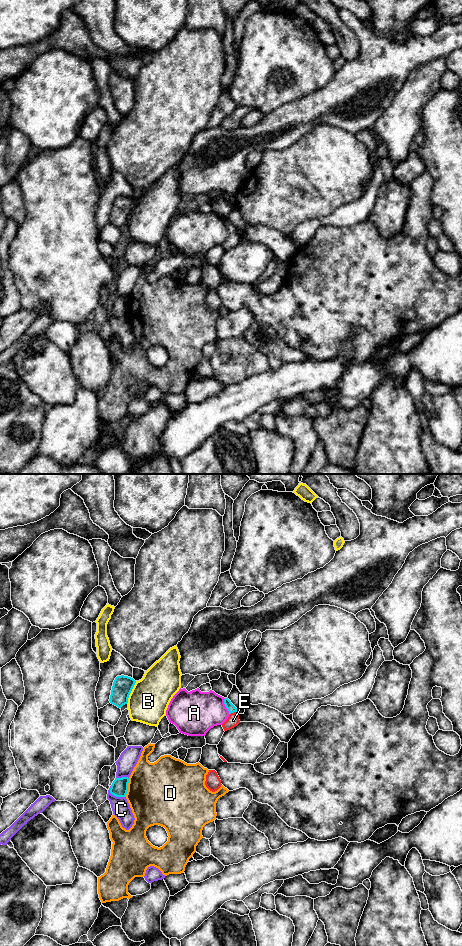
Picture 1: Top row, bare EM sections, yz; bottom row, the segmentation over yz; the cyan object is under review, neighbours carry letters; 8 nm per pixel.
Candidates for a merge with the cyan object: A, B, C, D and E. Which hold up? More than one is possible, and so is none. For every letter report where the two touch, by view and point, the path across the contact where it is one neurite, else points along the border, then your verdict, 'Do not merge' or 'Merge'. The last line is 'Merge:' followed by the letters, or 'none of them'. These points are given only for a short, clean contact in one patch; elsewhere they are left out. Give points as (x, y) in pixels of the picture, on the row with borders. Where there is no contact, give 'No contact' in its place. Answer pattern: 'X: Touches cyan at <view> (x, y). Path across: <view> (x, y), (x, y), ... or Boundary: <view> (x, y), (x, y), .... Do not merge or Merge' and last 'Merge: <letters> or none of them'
A: Touches cyan at yz (226, 706). Do not merge
B: Touches cyan at yz (130, 692). Do not merge
C: Touches cyan at yz (114, 795). Do not merge
D: Touches cyan at yz (127, 787). Boundary: yz (129, 778), (127, 793), (124, 796). Do not merge
E: Touches cyan at yz (233, 712). Path across: yz (231, 708), (233, 712), (233, 720). Merge
Merge: E

